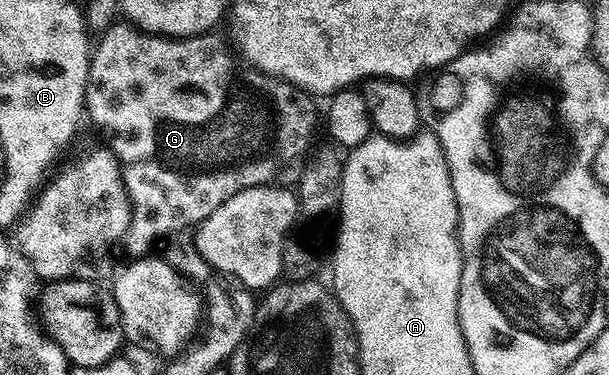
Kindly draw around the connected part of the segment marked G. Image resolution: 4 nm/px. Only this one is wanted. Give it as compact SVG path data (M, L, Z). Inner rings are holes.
M114 22L100 33L101 41L96 41L91 52L89 61L90 77L97 76L121 76L118 84L105 84L97 88L97 80L89 79L85 87L85 110L88 113L87 120L94 124L103 135L106 136L107 147L112 152L121 166L121 177L125 183L125 189L129 195L129 228L121 238L120 247L125 248L129 258L145 258L149 252L164 236L173 236L184 228L193 228L201 224L205 219L216 217L227 198L238 196L248 188L258 188L261 184L272 184L276 182L281 186L293 186L305 173L309 156L309 147L319 132L319 104L310 93L304 92L302 88L296 88L285 80L279 80L276 76L269 76L266 72L260 72L248 62L242 62L238 53L229 49L229 44L217 34L202 34L200 36L182 36L174 38L171 36L154 36L152 32L143 32L135 24L128 22Z

